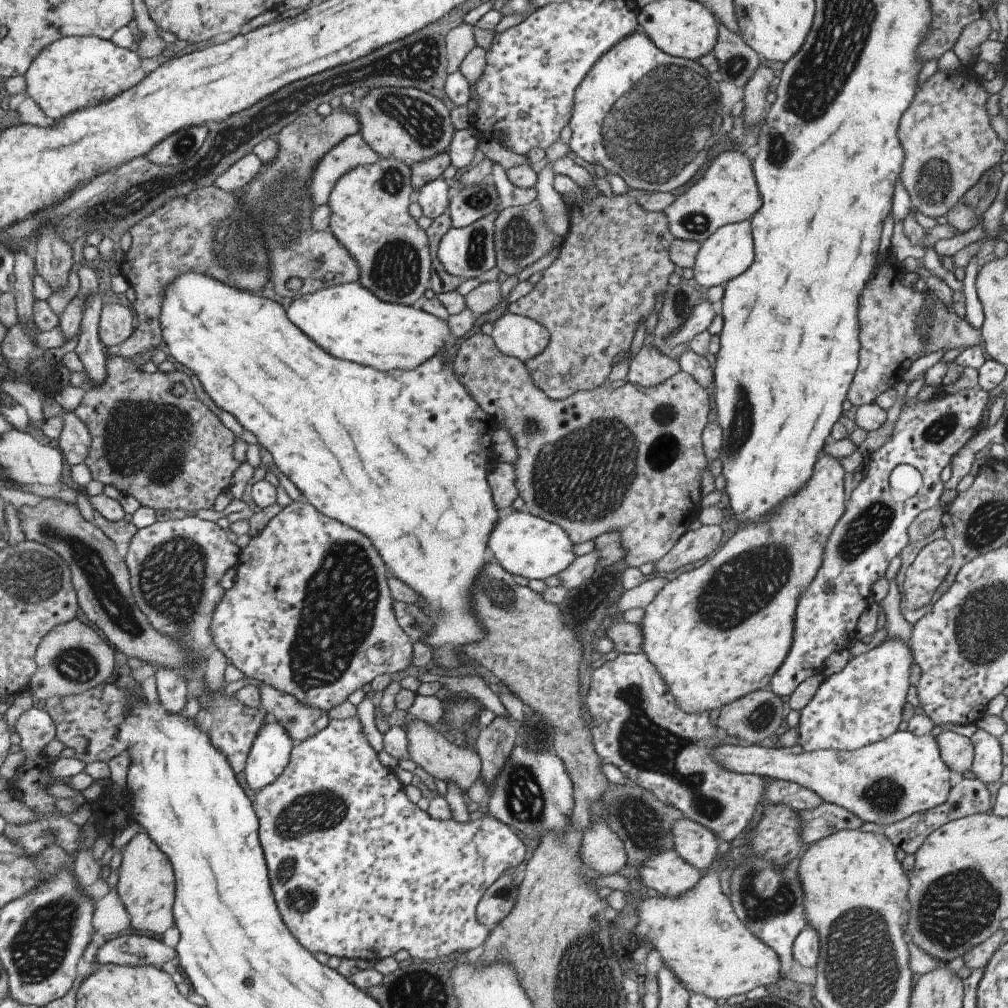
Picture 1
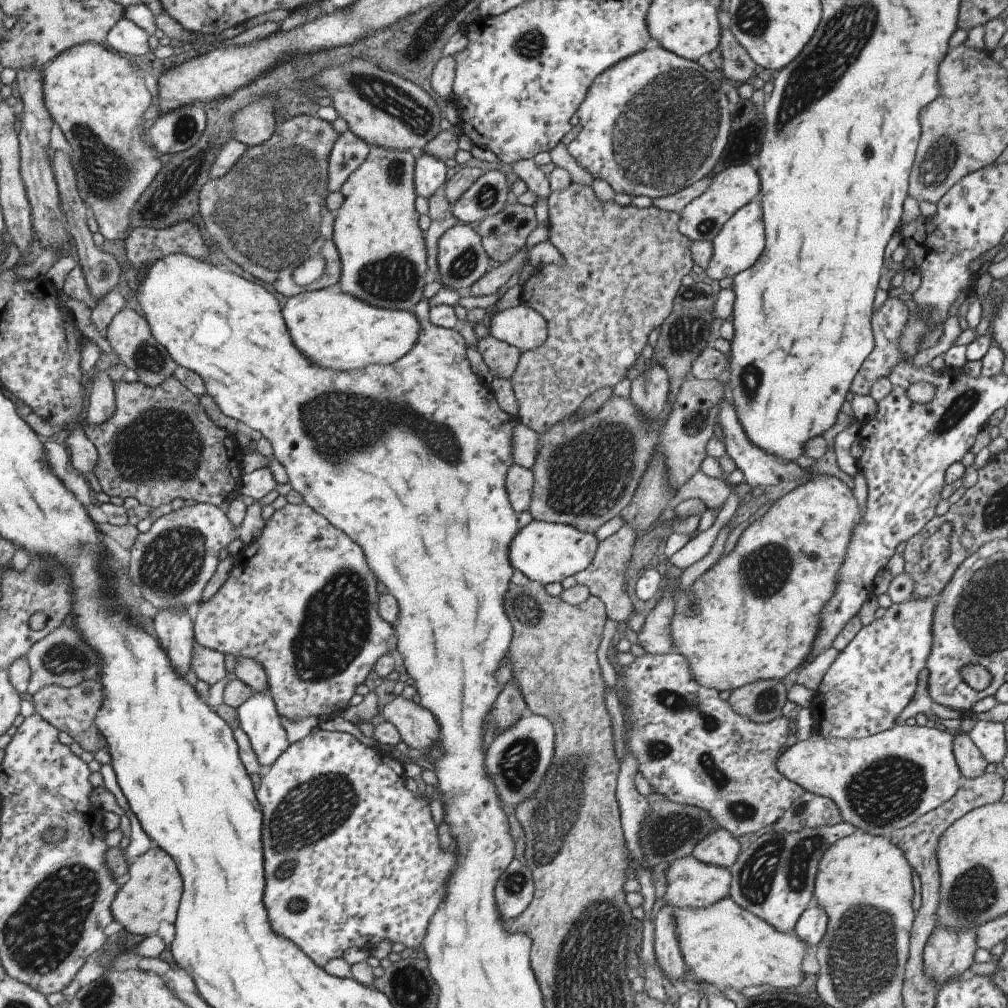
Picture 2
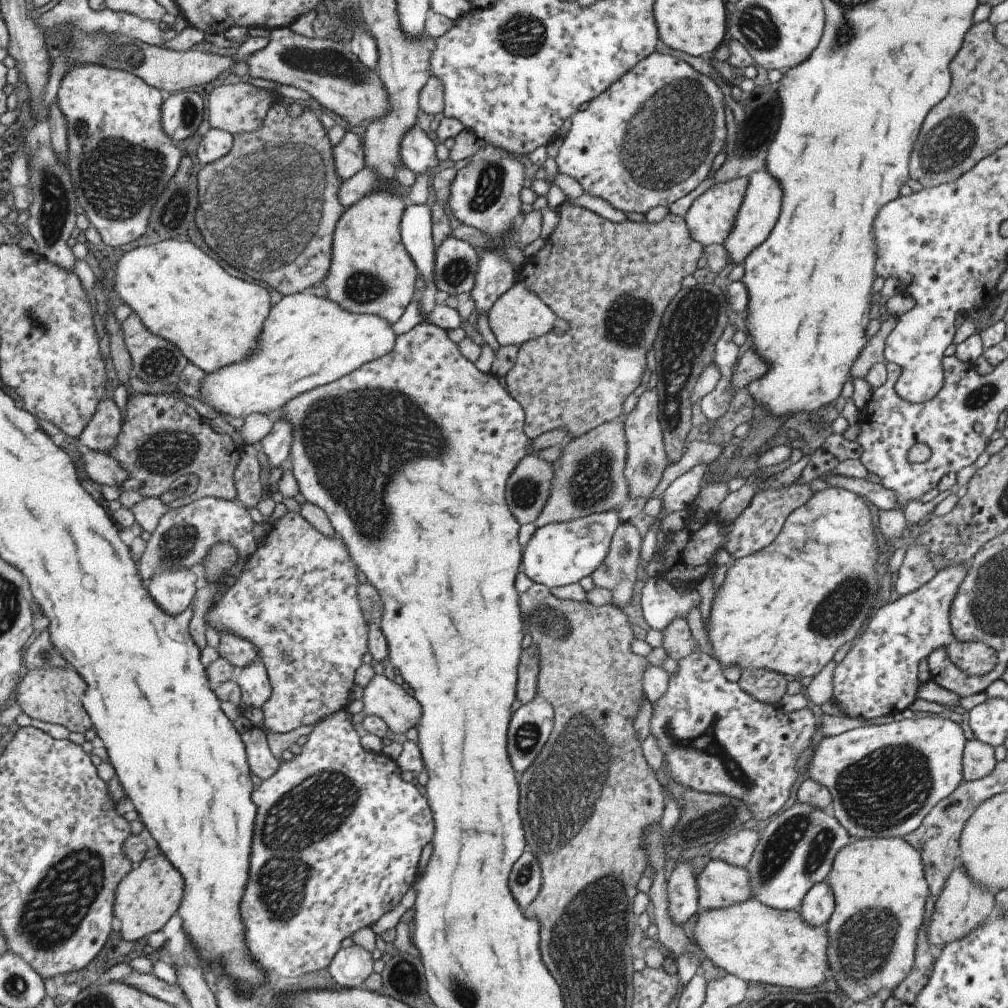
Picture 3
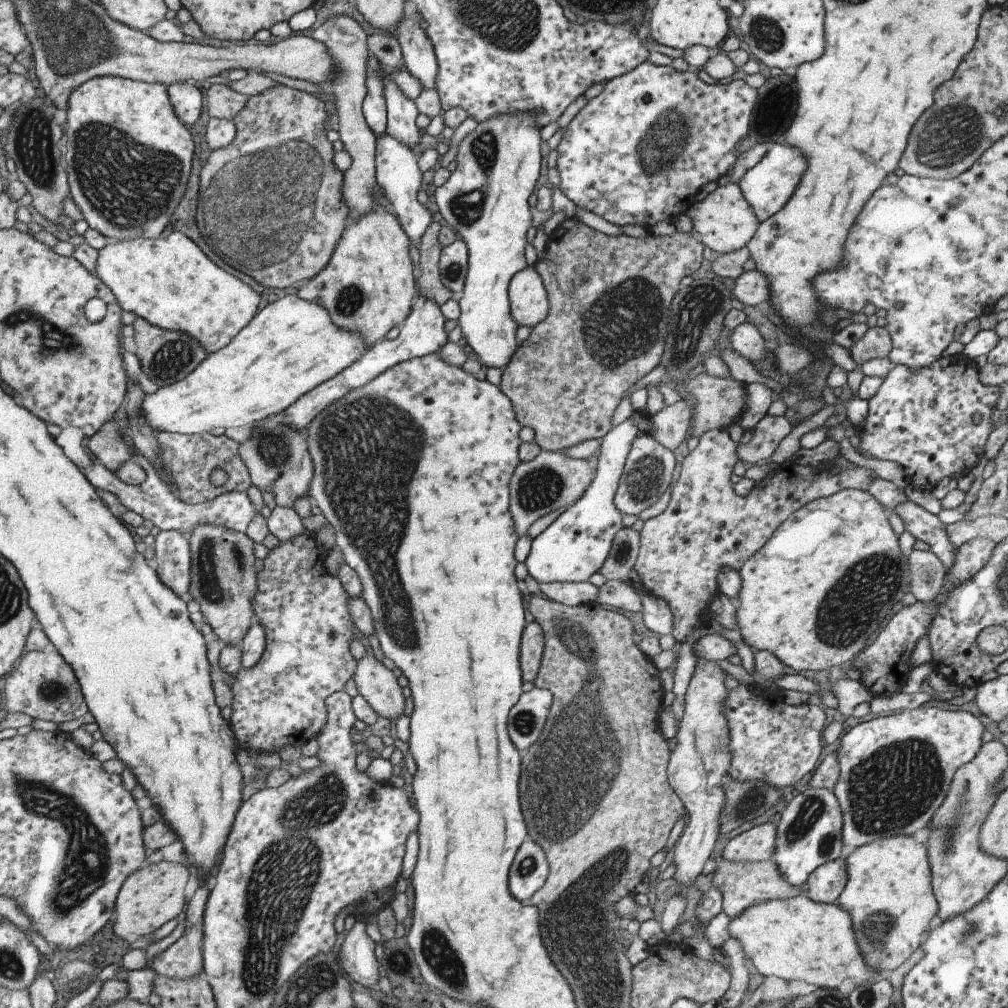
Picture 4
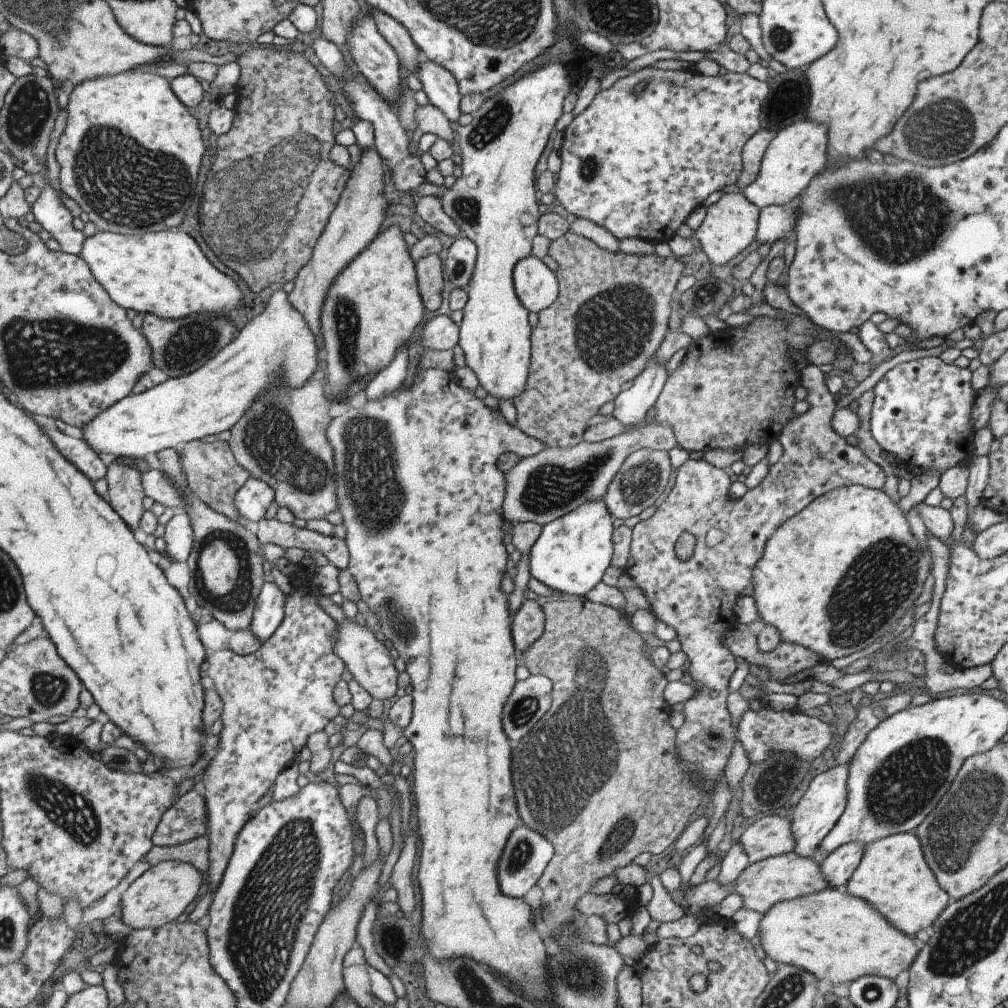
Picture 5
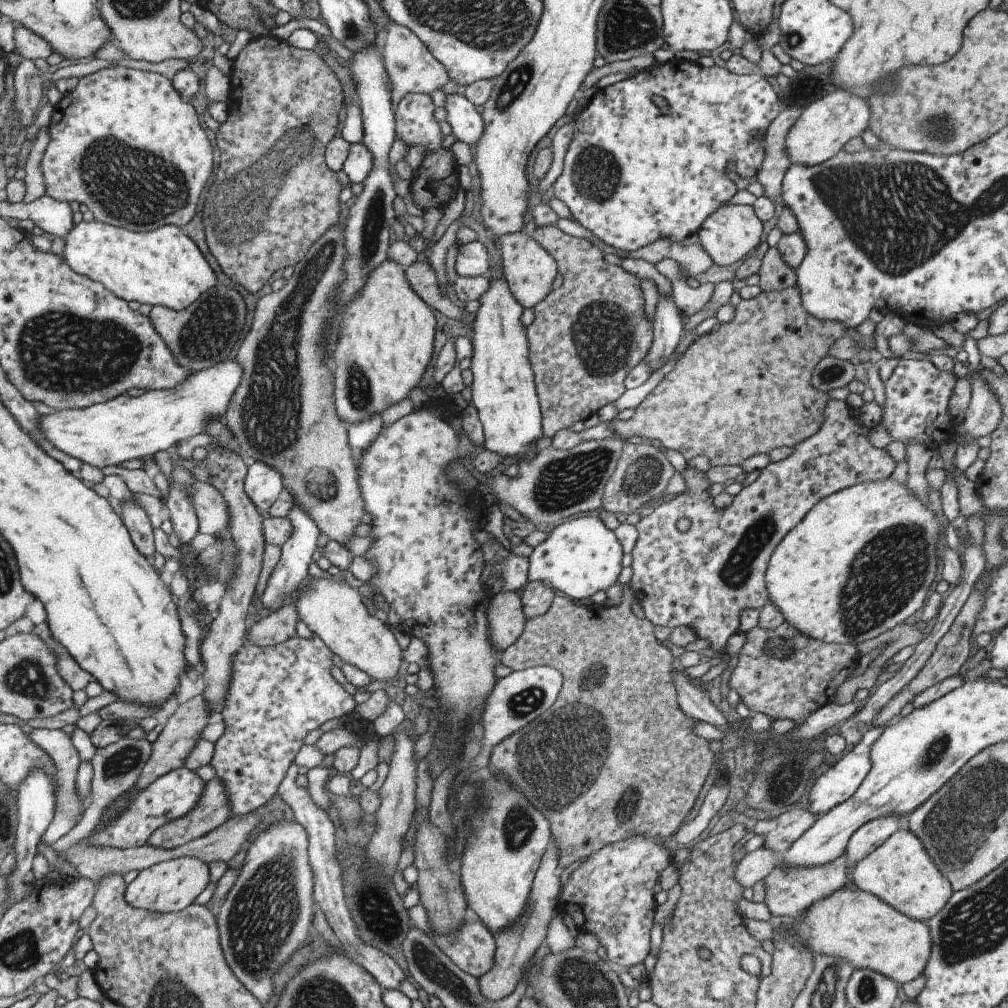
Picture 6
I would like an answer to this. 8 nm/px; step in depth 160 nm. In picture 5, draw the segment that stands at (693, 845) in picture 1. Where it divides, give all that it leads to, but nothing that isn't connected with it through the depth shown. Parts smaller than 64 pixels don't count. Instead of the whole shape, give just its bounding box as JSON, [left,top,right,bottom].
[738,815,795,864]

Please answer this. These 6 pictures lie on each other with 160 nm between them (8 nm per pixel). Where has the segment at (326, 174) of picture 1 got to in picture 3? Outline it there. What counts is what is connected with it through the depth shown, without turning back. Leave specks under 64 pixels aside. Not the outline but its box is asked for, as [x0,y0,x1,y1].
[332,132,364,181]

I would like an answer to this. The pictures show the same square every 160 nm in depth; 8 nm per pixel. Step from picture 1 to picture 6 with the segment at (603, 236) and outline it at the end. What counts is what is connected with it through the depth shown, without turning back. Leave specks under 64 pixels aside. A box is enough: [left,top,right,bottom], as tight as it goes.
[526,225,652,437]

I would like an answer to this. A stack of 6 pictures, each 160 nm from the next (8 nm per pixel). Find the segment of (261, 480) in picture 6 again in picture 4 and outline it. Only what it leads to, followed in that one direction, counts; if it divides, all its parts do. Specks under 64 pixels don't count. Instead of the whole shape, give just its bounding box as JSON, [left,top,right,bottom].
[85,444,256,537]

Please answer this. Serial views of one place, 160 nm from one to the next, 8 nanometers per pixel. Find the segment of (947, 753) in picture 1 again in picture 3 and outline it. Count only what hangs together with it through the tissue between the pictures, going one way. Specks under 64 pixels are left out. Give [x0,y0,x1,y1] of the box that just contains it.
[962,739,995,781]

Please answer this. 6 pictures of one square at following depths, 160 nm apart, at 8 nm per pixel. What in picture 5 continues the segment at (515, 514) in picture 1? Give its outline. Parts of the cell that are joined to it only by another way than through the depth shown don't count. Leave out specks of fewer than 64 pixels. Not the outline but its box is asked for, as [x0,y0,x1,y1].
[527,358,667,597]

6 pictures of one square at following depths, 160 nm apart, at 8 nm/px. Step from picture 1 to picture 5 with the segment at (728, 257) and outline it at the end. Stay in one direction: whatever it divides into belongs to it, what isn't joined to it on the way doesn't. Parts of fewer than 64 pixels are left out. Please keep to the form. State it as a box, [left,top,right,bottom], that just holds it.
[741,120,827,209]

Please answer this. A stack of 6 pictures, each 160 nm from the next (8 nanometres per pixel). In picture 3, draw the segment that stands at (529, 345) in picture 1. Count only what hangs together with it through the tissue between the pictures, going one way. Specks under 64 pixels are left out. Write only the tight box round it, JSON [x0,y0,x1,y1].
[487,279,556,346]

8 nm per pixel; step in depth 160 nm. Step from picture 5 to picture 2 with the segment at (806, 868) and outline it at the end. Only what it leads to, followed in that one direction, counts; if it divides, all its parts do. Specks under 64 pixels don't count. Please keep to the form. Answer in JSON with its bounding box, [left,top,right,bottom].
[650,855,730,917]

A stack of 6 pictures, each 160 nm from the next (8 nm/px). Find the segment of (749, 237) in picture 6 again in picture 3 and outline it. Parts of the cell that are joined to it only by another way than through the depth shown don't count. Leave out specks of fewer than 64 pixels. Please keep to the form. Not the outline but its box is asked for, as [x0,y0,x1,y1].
[684,177,748,246]

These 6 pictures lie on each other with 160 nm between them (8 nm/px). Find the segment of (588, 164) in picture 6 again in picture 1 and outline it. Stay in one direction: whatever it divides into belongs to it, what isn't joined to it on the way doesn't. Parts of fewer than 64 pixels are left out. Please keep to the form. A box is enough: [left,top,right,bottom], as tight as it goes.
[567,31,723,193]

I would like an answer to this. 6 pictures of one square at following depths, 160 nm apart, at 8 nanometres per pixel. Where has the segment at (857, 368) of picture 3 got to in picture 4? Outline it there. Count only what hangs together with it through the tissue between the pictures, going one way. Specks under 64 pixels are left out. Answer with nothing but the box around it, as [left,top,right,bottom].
[848,325,891,365]

